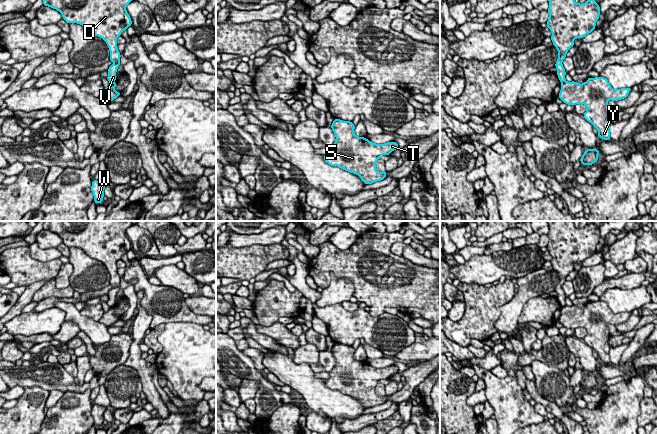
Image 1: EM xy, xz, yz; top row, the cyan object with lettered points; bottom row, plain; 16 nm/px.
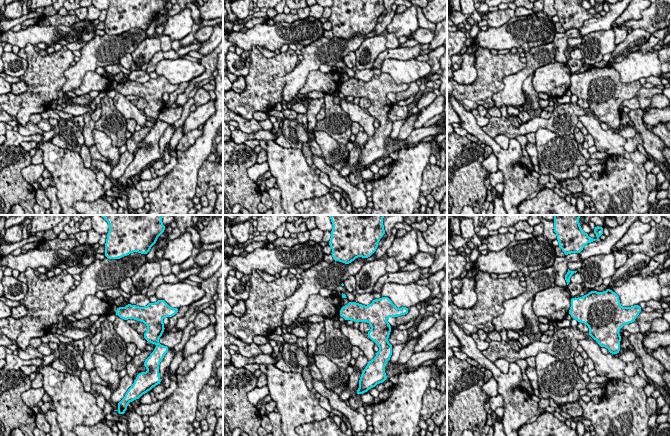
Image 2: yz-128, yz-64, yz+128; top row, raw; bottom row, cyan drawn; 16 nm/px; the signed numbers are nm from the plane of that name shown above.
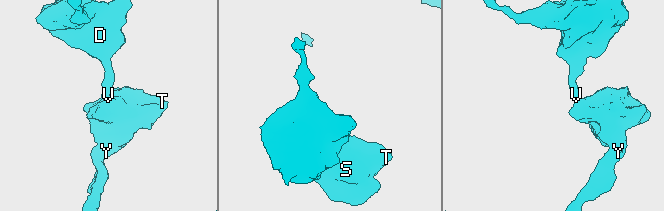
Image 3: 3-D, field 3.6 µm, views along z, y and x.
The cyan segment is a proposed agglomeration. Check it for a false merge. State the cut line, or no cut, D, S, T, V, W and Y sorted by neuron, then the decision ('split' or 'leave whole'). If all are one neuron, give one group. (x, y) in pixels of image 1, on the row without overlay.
yz (565, 304), (562, 307) | D V / S T W Y | split

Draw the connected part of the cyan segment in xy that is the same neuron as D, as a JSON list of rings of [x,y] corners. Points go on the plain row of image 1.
[[[45,221],[43,229],[58,234],[67,247],[81,248],[92,259],[102,262],[109,274],[110,285],[114,287],[108,293],[107,304],[113,307],[116,304],[116,295],[120,289],[120,276],[117,272],[117,261],[132,249],[126,230],[132,221]]]

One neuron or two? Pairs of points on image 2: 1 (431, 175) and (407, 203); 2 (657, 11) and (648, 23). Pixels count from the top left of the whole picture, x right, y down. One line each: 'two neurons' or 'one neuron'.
1: two neurons
2: one neuron

